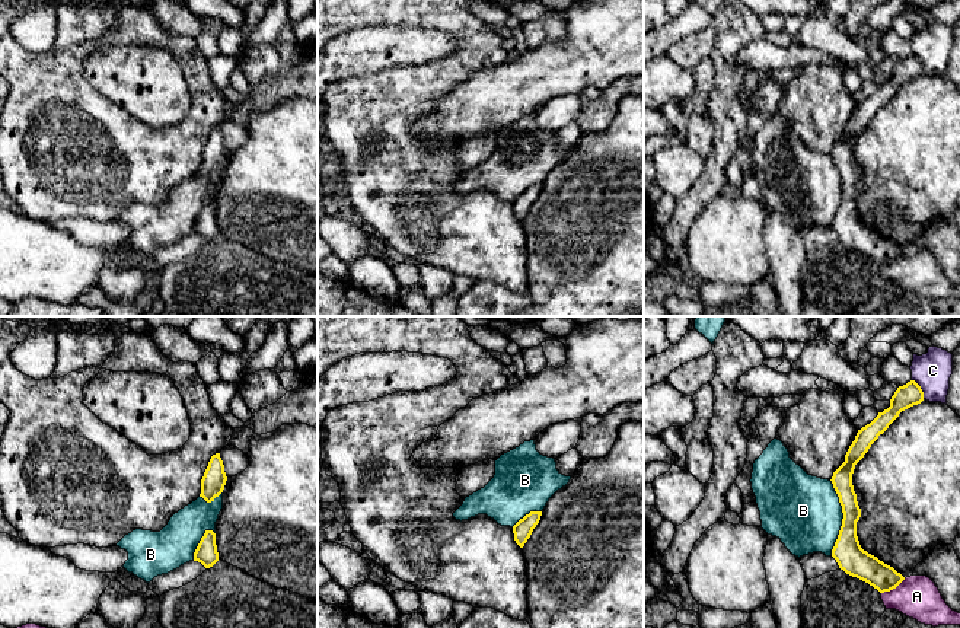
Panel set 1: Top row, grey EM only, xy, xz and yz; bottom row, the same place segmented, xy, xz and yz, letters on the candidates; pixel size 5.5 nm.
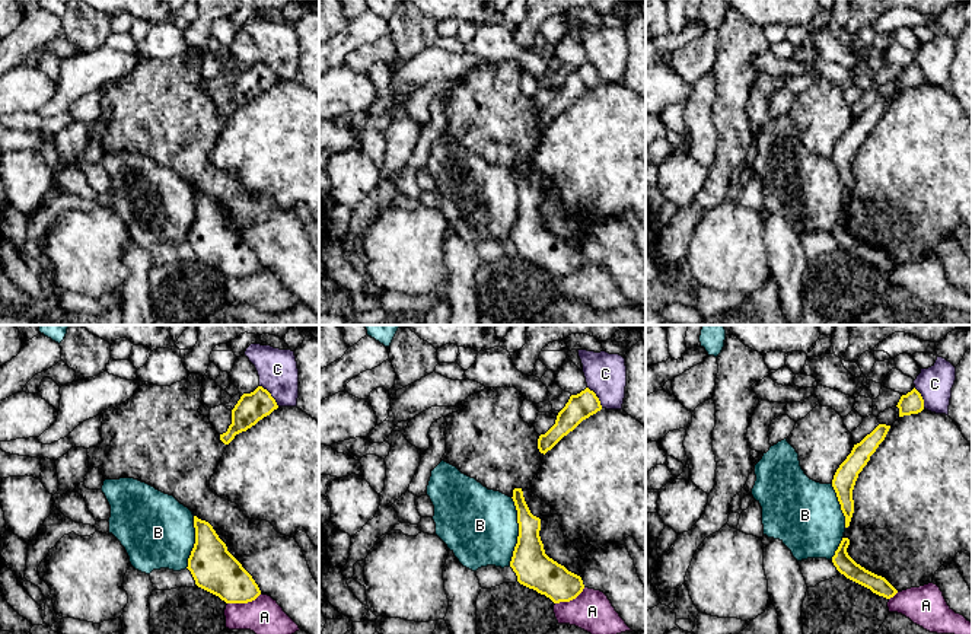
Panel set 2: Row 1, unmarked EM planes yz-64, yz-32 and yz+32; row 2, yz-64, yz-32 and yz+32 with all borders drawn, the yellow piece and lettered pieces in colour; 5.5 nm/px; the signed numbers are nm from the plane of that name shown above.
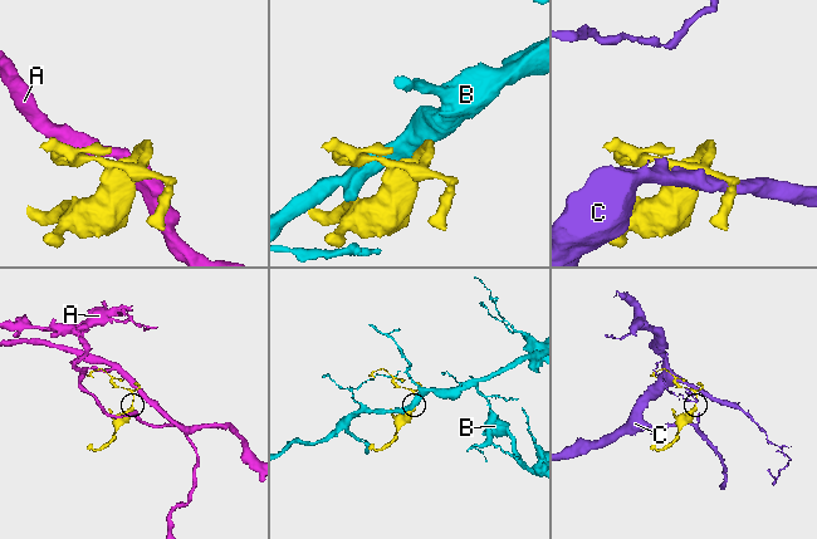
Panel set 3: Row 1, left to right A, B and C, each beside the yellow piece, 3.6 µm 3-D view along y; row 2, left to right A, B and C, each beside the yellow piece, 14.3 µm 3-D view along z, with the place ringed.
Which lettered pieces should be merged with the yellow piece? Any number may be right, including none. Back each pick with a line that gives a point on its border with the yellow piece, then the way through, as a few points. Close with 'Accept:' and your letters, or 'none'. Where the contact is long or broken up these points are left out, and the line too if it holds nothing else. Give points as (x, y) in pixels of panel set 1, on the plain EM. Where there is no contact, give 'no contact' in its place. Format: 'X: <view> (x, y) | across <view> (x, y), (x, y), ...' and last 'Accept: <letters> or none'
Accept: none

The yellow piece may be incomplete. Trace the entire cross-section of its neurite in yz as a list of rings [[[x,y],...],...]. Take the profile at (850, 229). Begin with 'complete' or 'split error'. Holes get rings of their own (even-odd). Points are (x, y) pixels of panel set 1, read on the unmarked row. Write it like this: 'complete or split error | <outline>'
complete | [[[915,54],[899,60],[890,73],[890,80],[883,86],[878,86],[870,98],[858,103],[855,114],[845,128],[845,136],[833,146],[830,153],[843,187],[842,200],[832,223],[832,230],[836,233],[841,243],[868,256],[880,267],[896,262],[905,251],[893,240],[884,238],[861,221],[857,210],[857,195],[861,191],[861,182],[854,165],[852,147],[855,138],[899,87],[922,74],[924,66]]]

